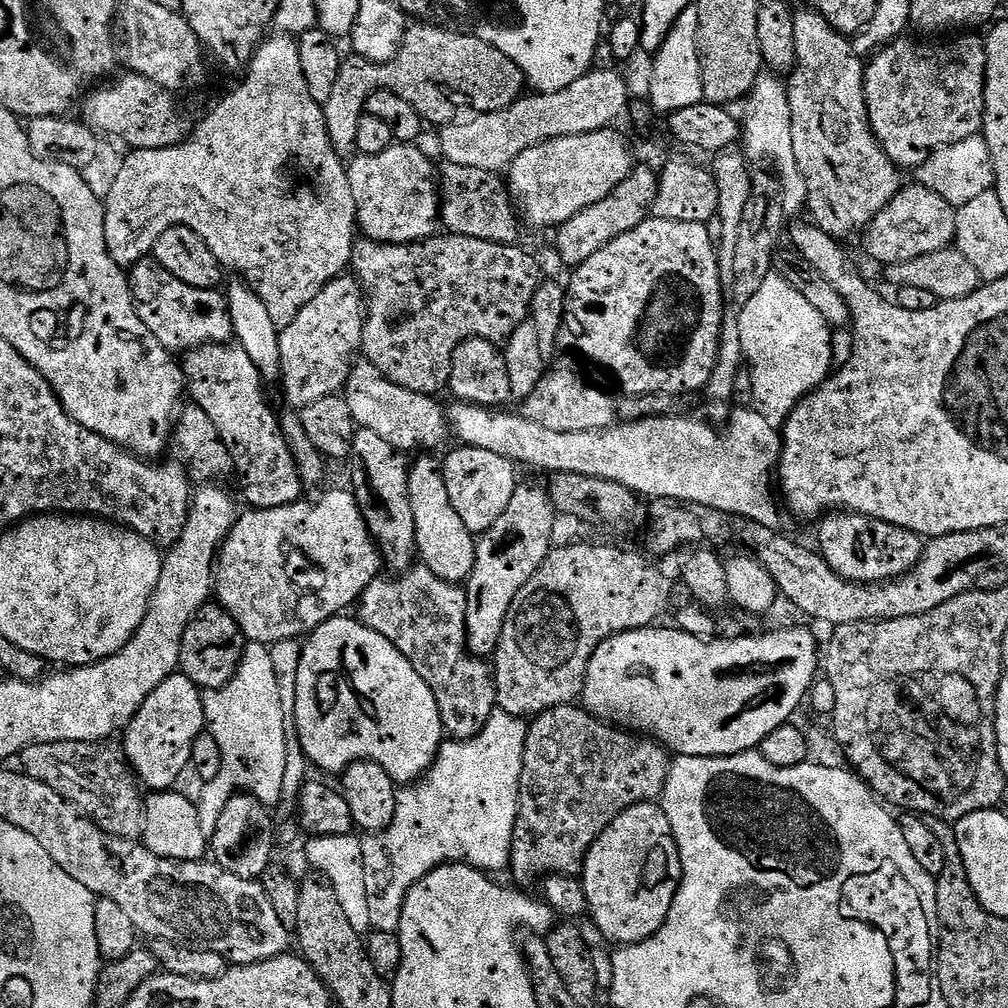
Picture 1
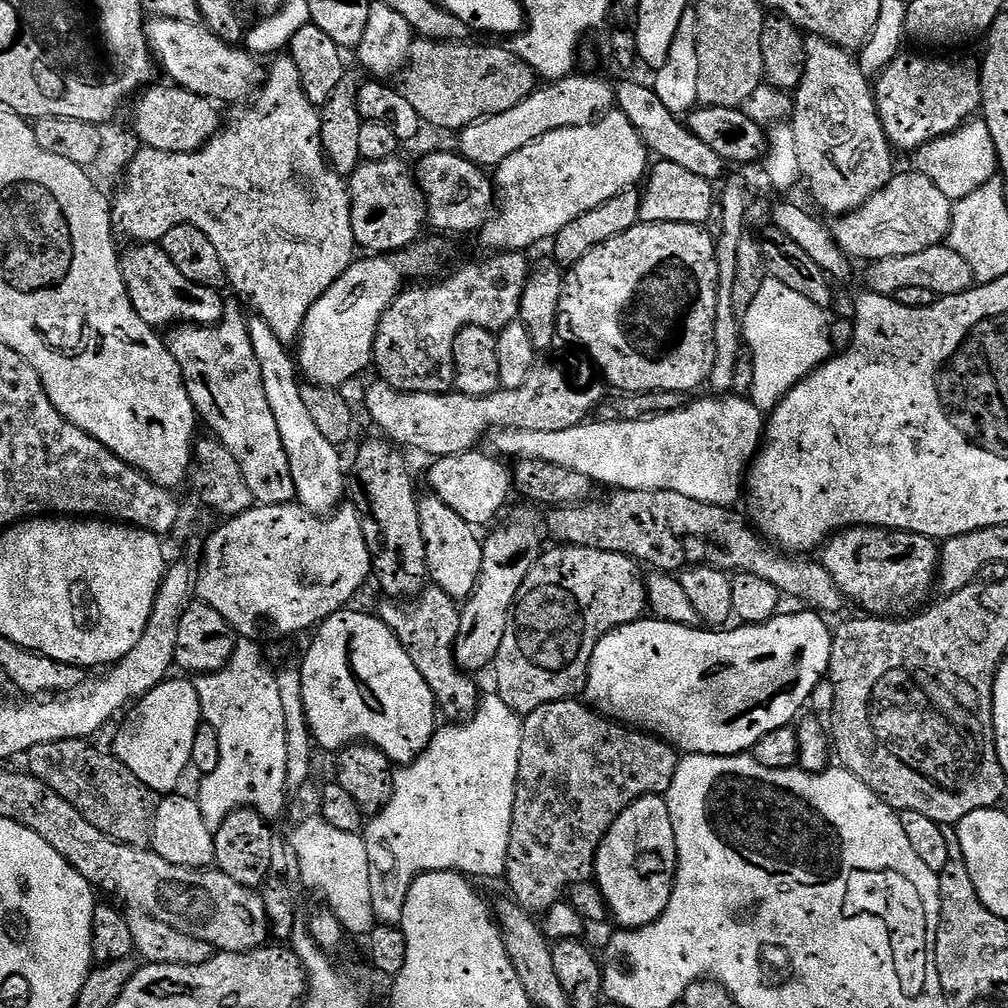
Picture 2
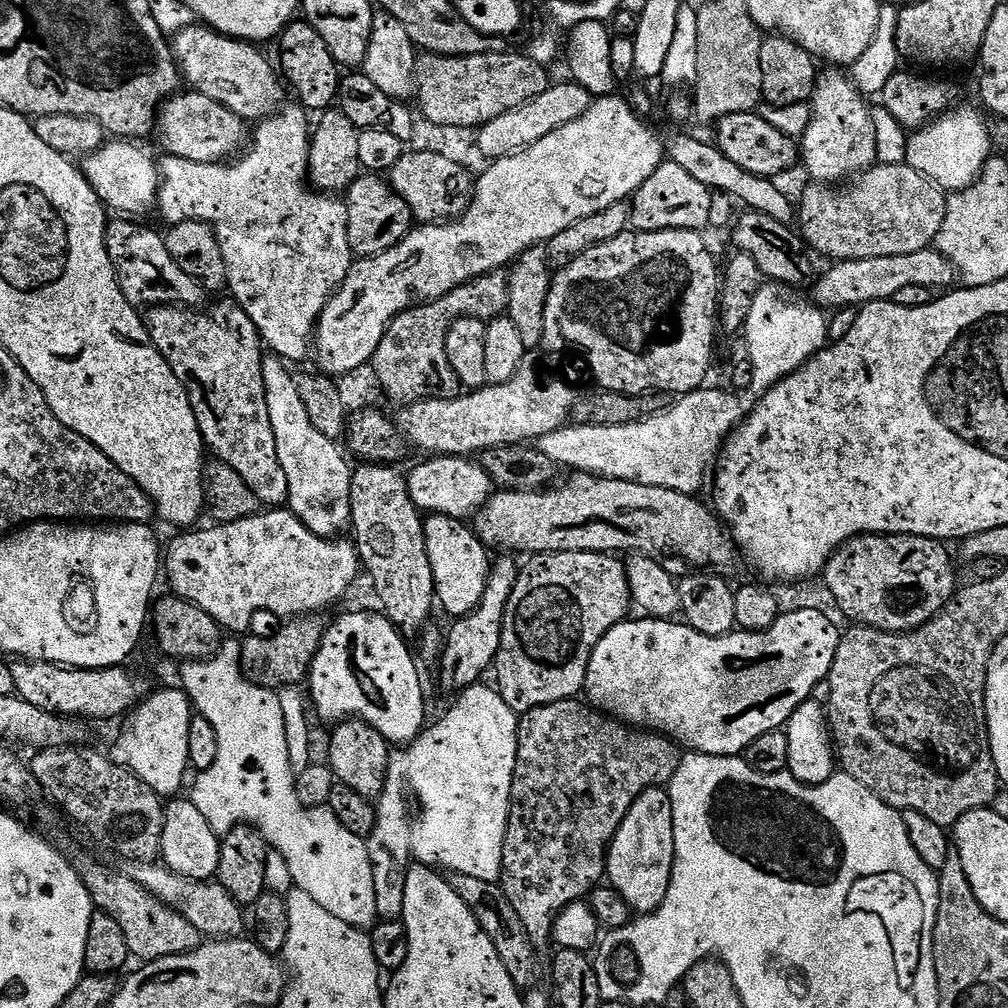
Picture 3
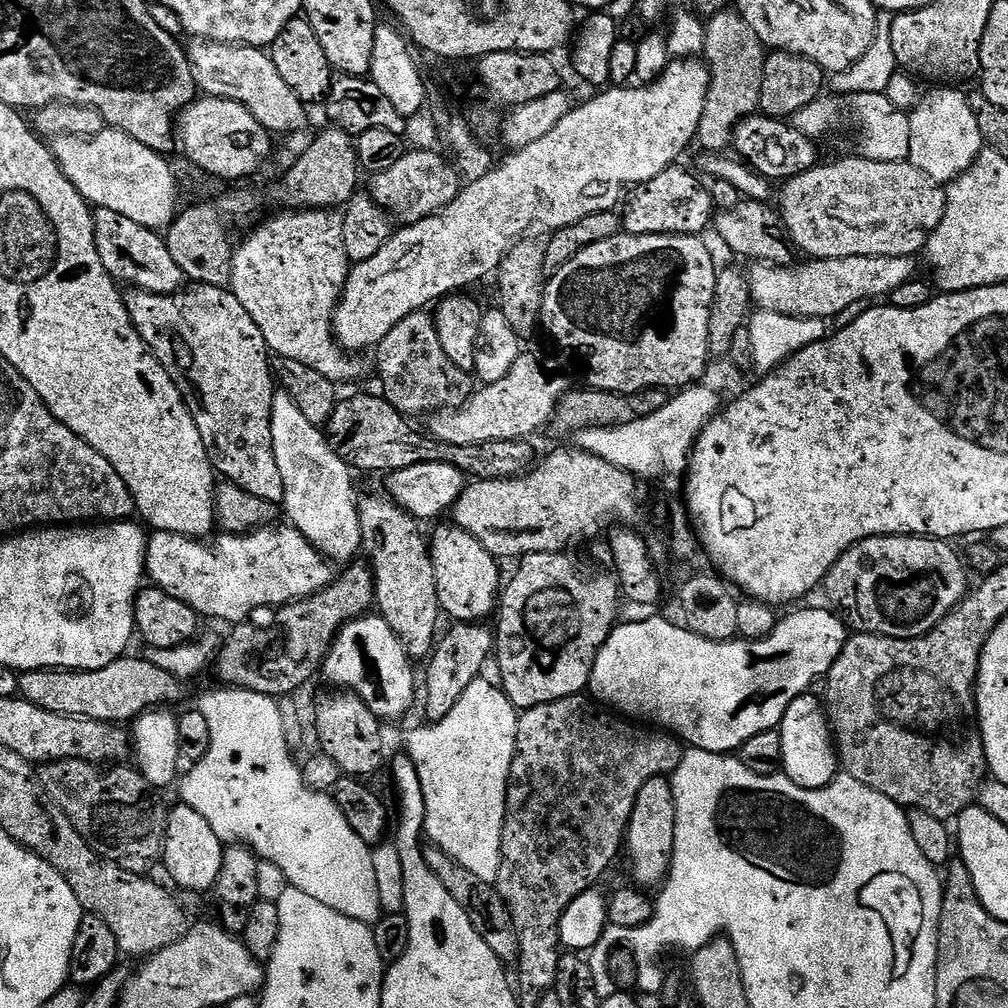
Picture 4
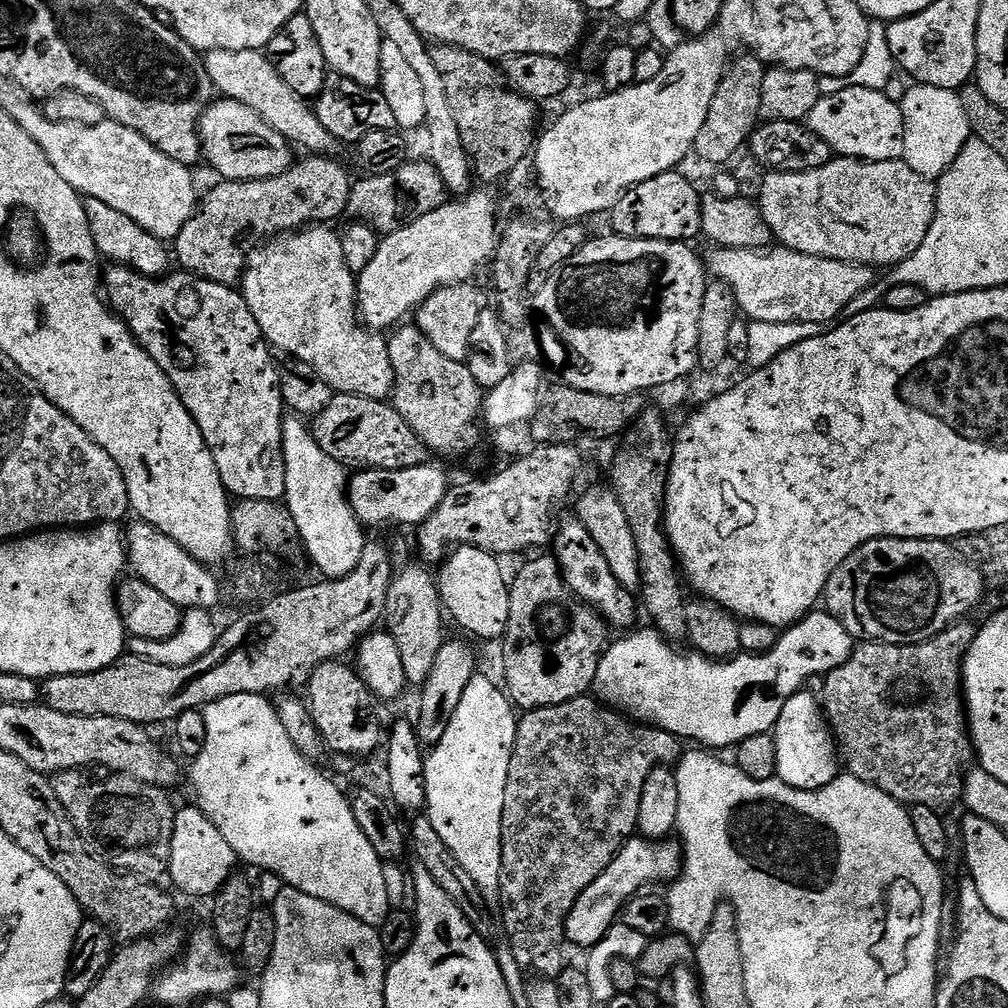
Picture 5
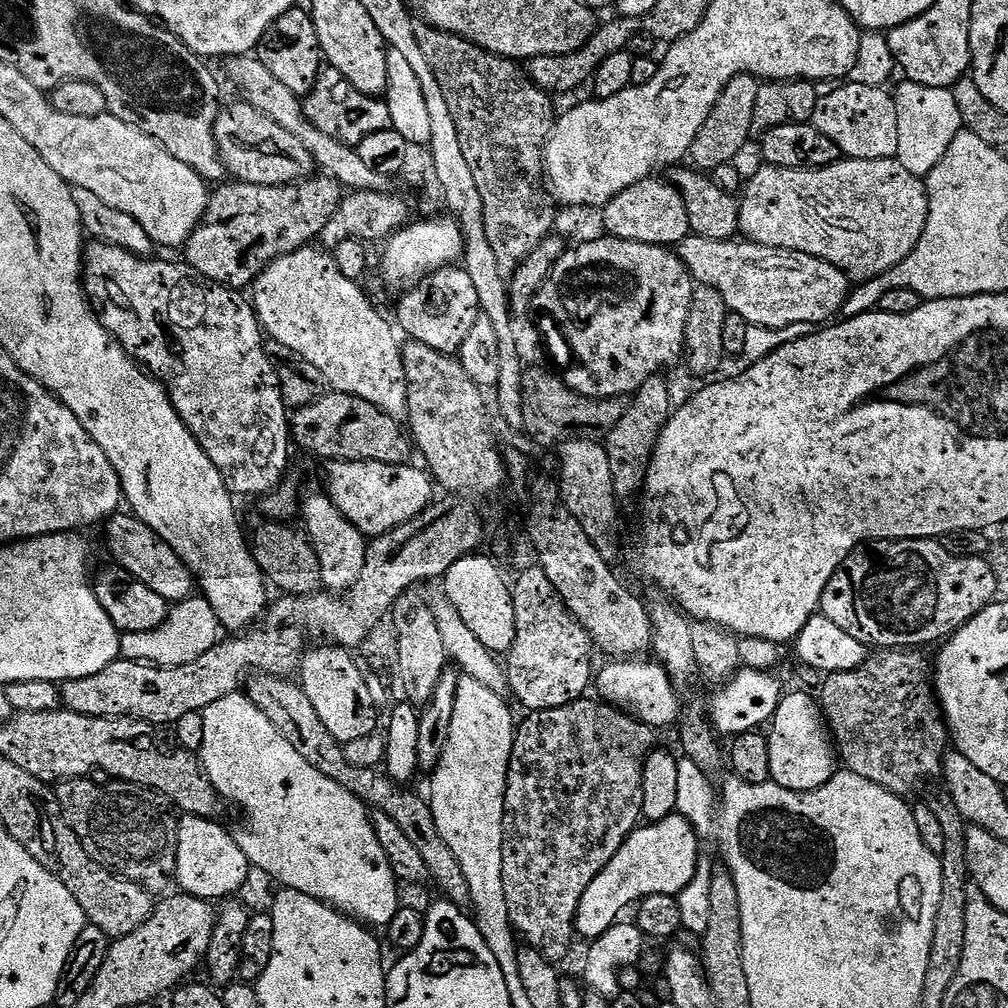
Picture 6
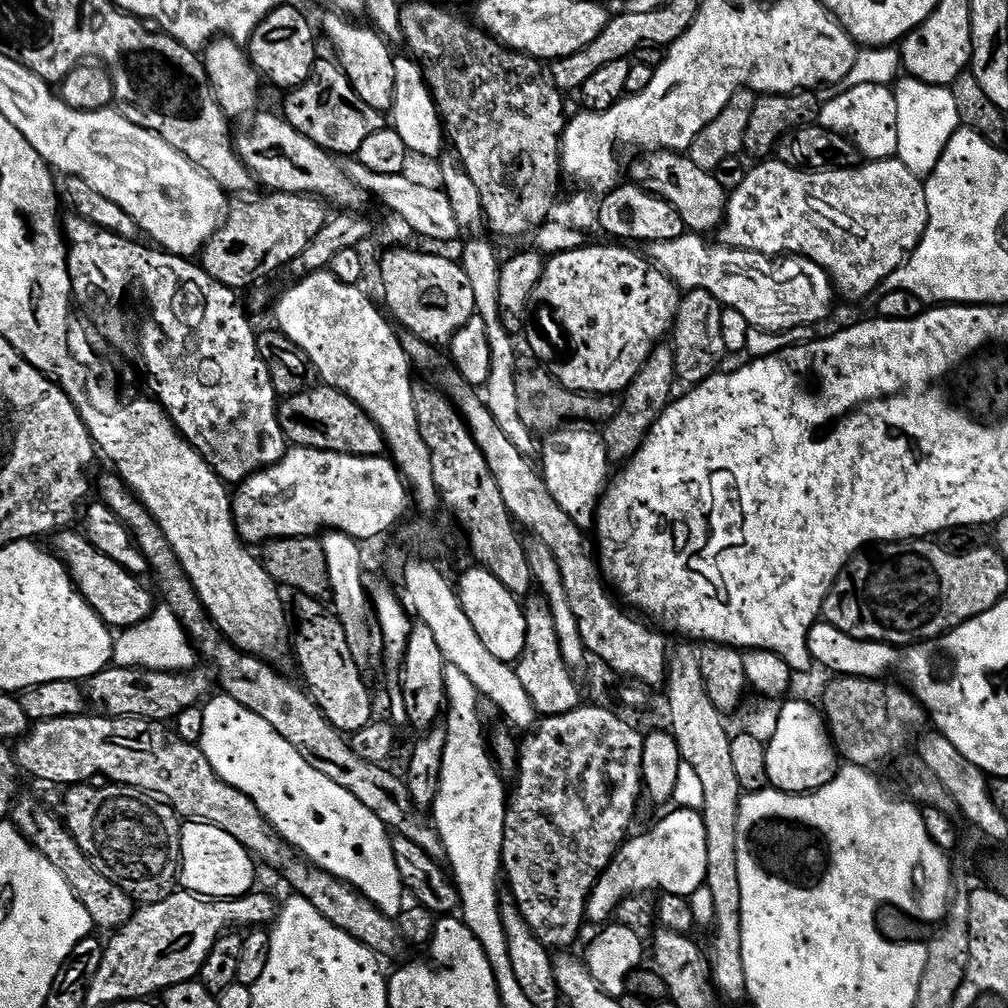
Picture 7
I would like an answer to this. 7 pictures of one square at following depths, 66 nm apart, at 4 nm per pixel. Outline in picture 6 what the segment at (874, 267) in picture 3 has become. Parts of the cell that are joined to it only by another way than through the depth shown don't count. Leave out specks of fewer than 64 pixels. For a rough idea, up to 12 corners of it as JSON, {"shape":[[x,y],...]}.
{"shape":[[689,234],[680,261],[750,326],[824,326],[850,281],[822,258]]}

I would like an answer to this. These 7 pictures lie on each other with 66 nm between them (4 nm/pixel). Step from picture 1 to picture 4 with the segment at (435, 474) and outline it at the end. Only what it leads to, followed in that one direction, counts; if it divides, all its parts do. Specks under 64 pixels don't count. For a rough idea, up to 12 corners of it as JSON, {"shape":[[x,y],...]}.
{"shape":[[448,522],[430,536],[441,613],[487,621],[497,557]]}

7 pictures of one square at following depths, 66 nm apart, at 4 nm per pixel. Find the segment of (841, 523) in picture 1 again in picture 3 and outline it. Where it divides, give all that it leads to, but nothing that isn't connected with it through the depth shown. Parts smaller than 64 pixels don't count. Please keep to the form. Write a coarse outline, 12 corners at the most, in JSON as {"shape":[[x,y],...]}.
{"shape":[[855,536],[822,580],[857,625],[912,632],[958,591],[929,536]]}

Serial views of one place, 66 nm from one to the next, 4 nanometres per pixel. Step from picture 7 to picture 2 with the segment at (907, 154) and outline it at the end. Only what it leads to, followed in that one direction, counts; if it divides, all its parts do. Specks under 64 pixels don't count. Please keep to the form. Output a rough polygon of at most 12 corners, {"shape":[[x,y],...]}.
{"shape":[[982,118],[916,149],[915,171],[953,202],[998,172]]}

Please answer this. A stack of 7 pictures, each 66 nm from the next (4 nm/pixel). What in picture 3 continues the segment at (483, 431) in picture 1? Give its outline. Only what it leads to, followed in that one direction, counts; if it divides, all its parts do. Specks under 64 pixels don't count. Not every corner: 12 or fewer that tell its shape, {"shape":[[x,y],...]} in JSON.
{"shape":[[685,392],[538,446],[561,469],[699,493],[746,407]]}

